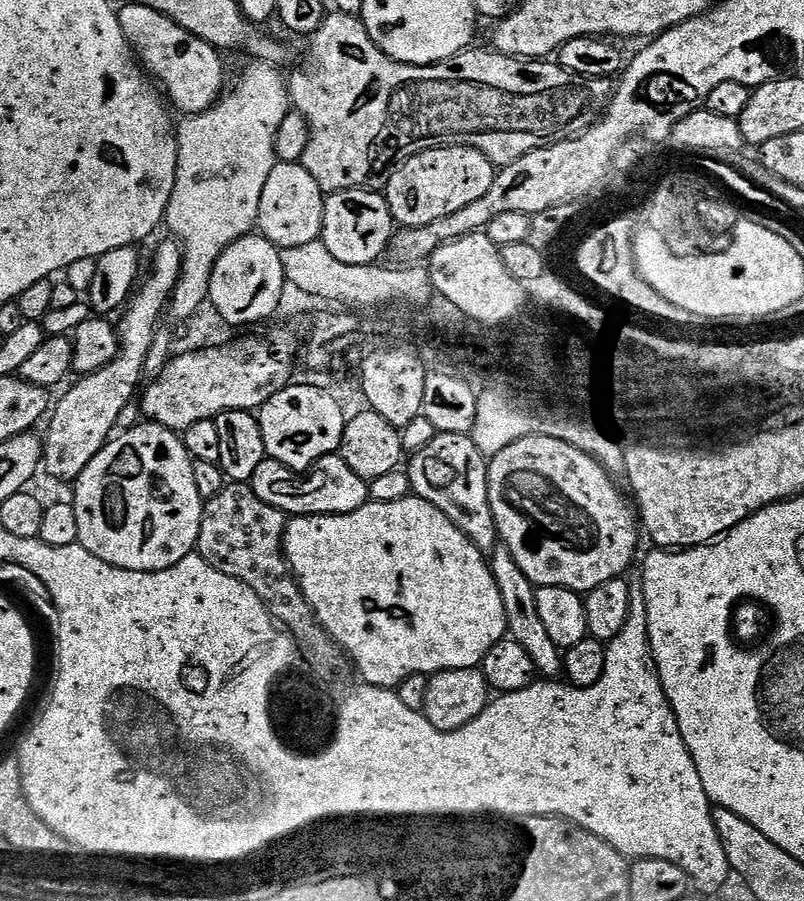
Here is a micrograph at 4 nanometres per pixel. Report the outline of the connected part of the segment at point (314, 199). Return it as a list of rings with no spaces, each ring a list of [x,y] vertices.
[[[278,162],[266,180],[266,190],[262,192],[260,203],[260,219],[258,228],[277,248],[287,250],[294,246],[306,246],[310,242],[321,239],[324,235],[324,201],[326,193],[320,183],[304,168],[300,162]]]

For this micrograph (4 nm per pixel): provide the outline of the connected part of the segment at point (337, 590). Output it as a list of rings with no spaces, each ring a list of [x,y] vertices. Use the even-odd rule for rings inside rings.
[[[411,494],[398,501],[372,500],[358,510],[343,512],[337,516],[300,514],[295,517],[297,520],[289,521],[286,530],[289,547],[296,549],[297,554],[303,559],[300,576],[303,585],[309,590],[313,607],[319,612],[332,612],[332,624],[340,624],[340,628],[344,628],[348,644],[352,644],[352,648],[356,648],[356,656],[360,656],[358,672],[368,672],[367,683],[375,684],[378,688],[399,689],[402,681],[411,676],[431,677],[446,670],[480,668],[486,654],[490,654],[494,645],[509,635],[508,605],[504,593],[500,590],[500,582],[494,568],[492,572],[491,566],[484,561],[479,546],[442,509],[435,508],[428,500],[419,500],[417,496]]]

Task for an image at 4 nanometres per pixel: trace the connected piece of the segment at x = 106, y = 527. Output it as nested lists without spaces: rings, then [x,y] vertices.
[[[143,423],[129,432],[121,431],[109,440],[94,462],[82,470],[74,482],[74,503],[78,514],[79,543],[85,548],[119,568],[157,572],[182,562],[182,558],[197,551],[206,496],[200,493],[200,484],[196,481],[197,465],[185,441],[173,429],[162,424]]]

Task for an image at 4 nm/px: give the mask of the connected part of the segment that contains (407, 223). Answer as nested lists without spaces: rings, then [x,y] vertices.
[[[456,142],[451,146],[427,148],[425,152],[410,157],[392,174],[386,188],[392,219],[405,229],[421,228],[430,222],[438,222],[438,218],[446,218],[448,214],[462,210],[462,206],[478,202],[478,198],[490,190],[497,171],[497,165],[488,157],[487,151],[476,146]]]

